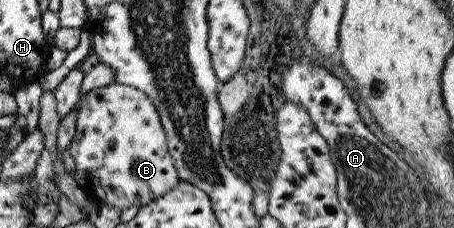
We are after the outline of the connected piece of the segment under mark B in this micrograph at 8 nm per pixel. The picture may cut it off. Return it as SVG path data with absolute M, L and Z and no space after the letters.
M112 82L82 95L78 104L75 131L68 149L75 164L72 178L86 198L113 206L114 209L138 208L166 194L179 183L173 158L167 151L164 129L145 92Z

